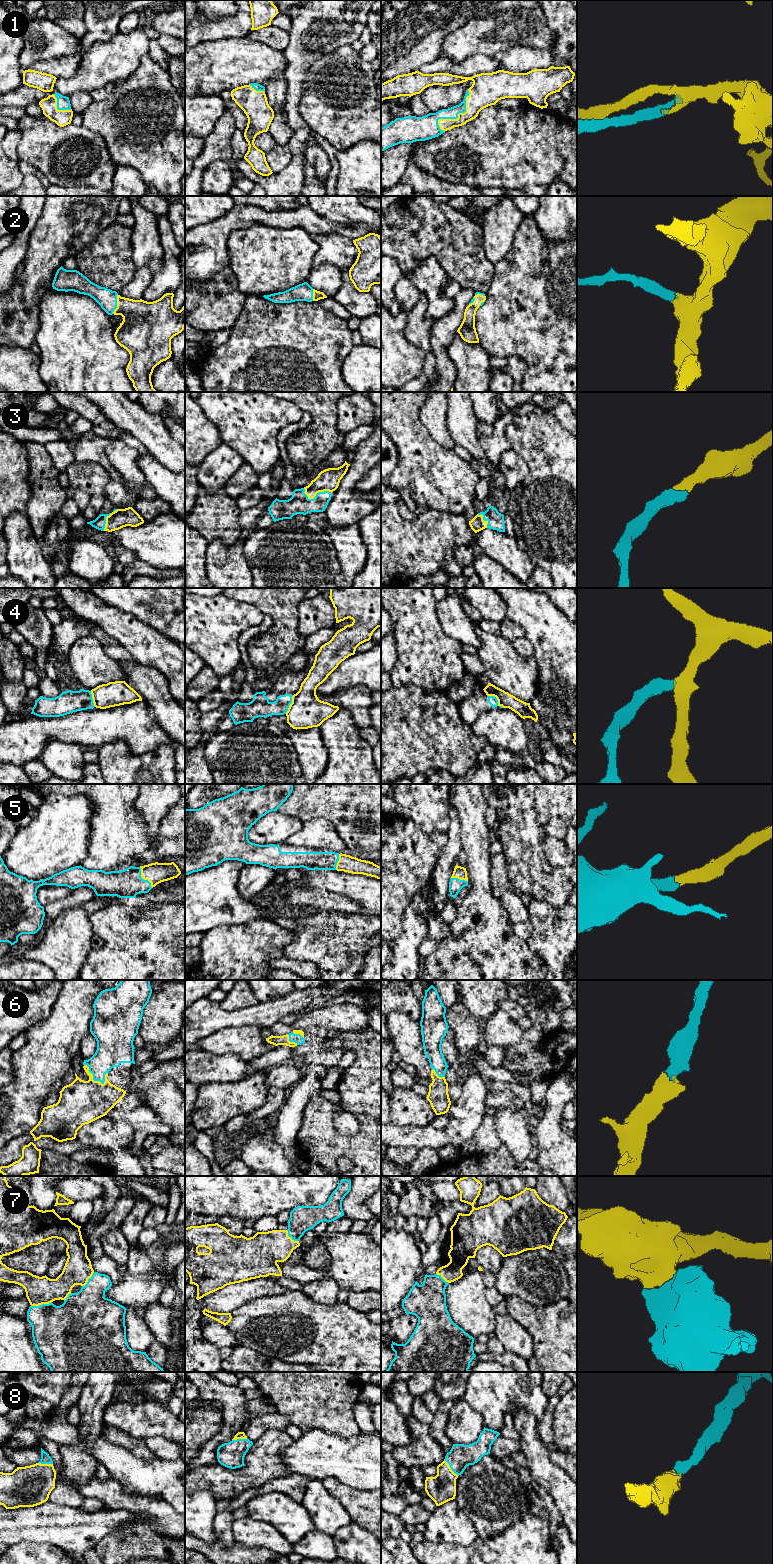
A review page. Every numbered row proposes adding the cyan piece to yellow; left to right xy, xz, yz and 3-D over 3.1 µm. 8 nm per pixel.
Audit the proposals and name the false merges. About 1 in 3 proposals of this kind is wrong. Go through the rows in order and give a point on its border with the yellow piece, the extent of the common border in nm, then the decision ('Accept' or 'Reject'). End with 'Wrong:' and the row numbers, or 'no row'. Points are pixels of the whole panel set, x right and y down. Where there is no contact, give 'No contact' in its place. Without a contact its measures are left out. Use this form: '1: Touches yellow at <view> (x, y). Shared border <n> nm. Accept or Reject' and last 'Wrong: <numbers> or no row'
1: Touches yellow at yz (458, 116). Shared border 400 nm. Accept
2: Touches yellow at xy (117, 304). Shared border 170 nm. Accept
3: Touches yellow at xz (315, 495). Shared border 240 nm. Accept
4: Touches yellow at yz (497, 699). Shared border 170 nm. Reject
5: Touches yellow at xy (143, 878). Shared border 200 nm. Accept
6: Touches yellow at xy (92, 1077). Shared border 220 nm. Accept
7: Touches yellow at xy (41, 1304). Shared border 170 nm. Accept
8: Touches yellow at yz (450, 1468). Shared border 180 nm. Accept
Wrong: 4

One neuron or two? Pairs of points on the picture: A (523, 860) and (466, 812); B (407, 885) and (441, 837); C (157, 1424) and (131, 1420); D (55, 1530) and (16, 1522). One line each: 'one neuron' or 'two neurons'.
A: two neurons
B: one neuron
C: one neuron
D: one neuron

